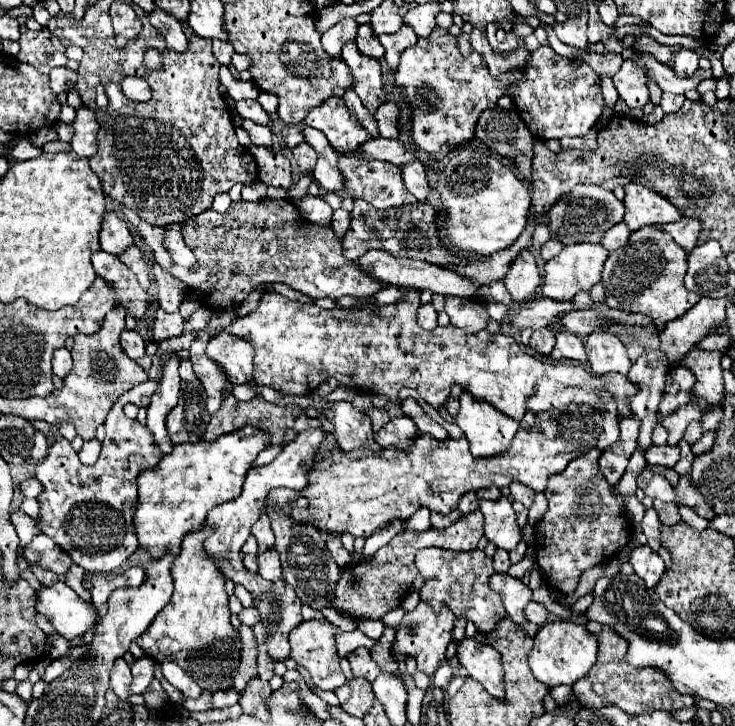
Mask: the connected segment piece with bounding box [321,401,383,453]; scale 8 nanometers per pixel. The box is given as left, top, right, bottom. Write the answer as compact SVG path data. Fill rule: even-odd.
M337 401L331 407L323 409L321 413L327 421L333 423L333 437L337 439L337 445L341 451L355 451L355 449L369 449L373 453L383 451L373 441L371 421L367 413L355 409L347 401Z

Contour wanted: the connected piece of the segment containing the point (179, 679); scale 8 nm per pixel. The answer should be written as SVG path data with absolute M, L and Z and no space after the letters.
M167 661L167 663L161 663L161 671L163 671L163 677L175 687L179 689L185 697L189 699L195 699L201 695L201 687L173 661Z

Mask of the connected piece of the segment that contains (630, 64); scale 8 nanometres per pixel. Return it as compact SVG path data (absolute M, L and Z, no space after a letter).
M625 59L621 69L613 75L613 83L619 91L619 97L631 107L645 107L649 103L649 89L647 89L647 77L643 69L633 61Z

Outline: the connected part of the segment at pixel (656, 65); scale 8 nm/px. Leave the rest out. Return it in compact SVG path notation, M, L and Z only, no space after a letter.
M633 51L635 59L639 59L645 67L645 71L649 73L649 77L655 79L655 83L661 87L661 91L671 91L671 93L685 93L689 89L695 89L703 79L711 79L713 73L711 69L697 69L693 75L689 77L677 77L671 65L659 63L653 55L649 53L641 53L641 51Z

